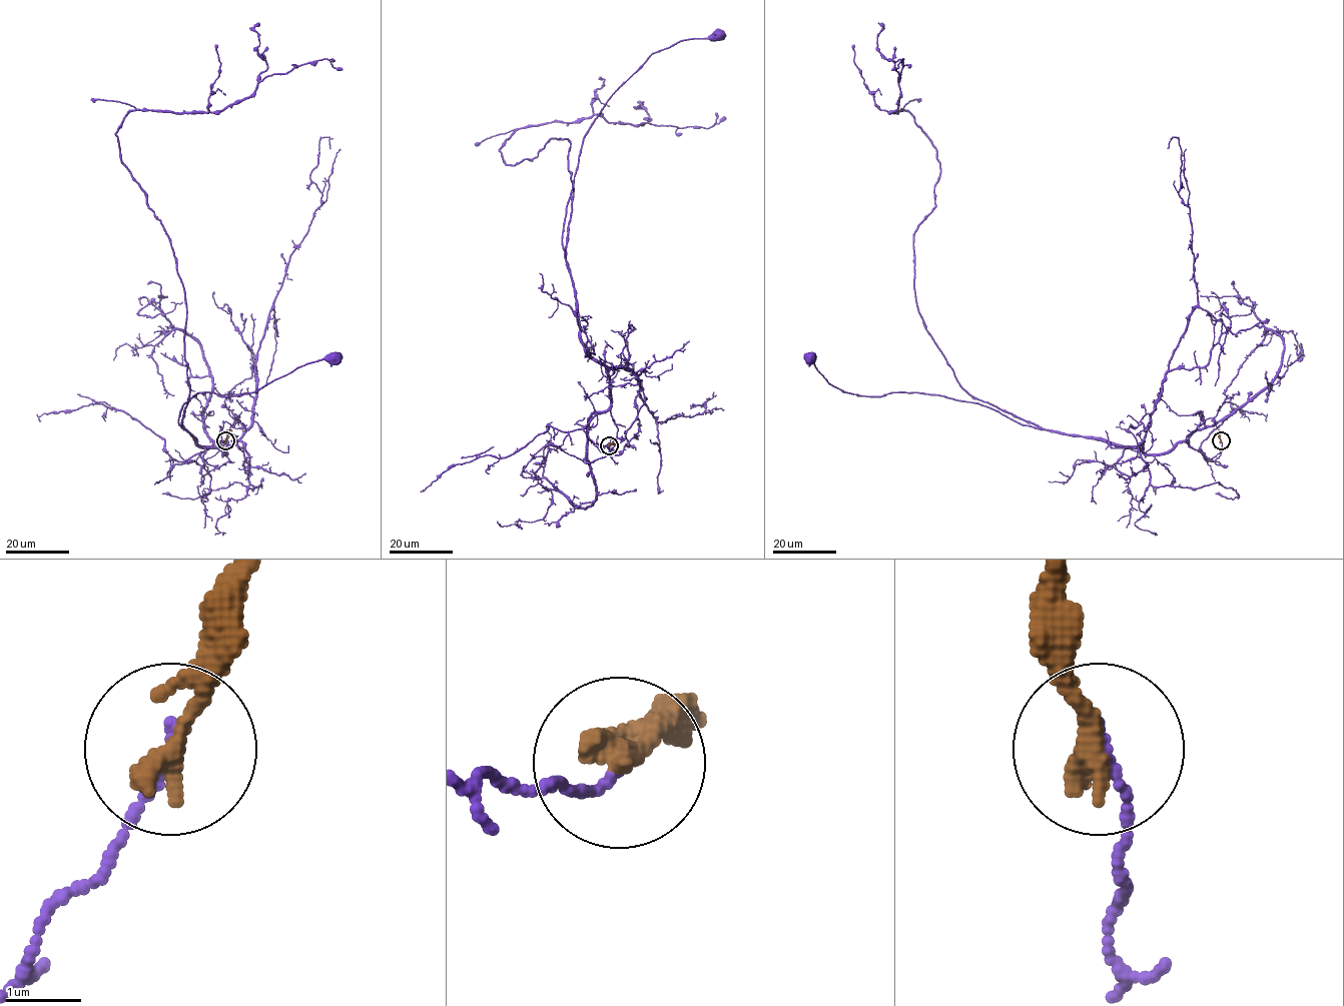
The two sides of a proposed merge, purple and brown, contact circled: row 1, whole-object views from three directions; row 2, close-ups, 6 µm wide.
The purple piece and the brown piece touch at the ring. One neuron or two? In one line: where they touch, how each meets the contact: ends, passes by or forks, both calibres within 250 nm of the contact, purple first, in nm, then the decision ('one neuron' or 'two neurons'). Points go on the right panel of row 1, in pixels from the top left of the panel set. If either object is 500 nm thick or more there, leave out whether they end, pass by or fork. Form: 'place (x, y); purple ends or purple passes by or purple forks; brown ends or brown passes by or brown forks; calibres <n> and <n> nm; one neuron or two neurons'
place (1221, 440); purple ends; brown ends; calibres 110 and 360 nm; two neurons

